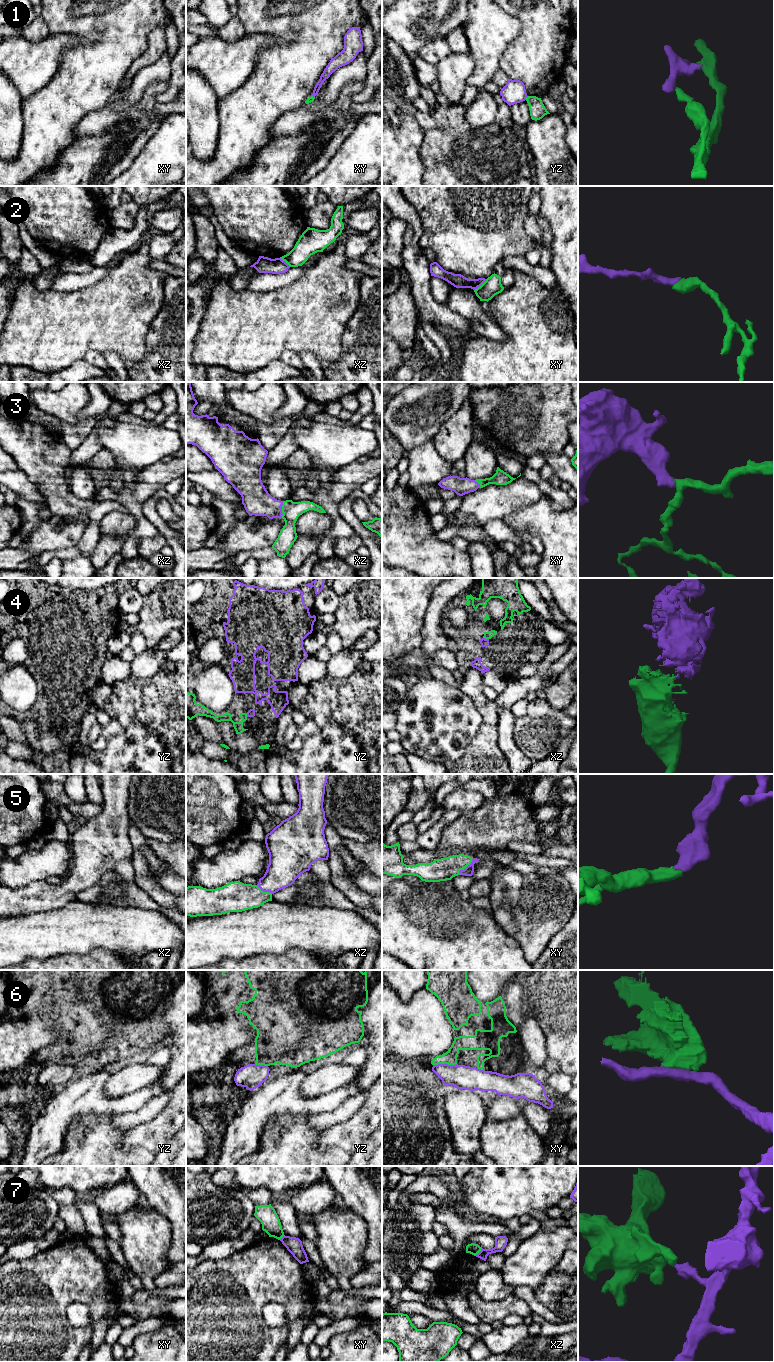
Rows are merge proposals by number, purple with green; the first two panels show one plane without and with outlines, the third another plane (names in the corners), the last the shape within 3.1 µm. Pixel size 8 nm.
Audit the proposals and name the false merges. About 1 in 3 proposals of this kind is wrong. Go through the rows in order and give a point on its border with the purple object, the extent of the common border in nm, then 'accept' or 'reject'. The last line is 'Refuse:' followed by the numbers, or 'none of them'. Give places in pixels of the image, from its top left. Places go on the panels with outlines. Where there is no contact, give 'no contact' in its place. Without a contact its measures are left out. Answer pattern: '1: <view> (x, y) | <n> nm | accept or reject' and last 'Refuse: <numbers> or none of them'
1: yz (526, 97) | 30 nm | reject
2: xy (480, 285) | 140 nm | reject
3: xz (281, 509) | 140 nm | accept
4: xz (486, 639) | 50 nm | accept
5: xy (466, 867) | 170 nm | accept
6: xy (444, 1064) | 190 nm | reject
7: xz (479, 1252) | 90 nm | reject
Refuse: 1, 2, 6, 7

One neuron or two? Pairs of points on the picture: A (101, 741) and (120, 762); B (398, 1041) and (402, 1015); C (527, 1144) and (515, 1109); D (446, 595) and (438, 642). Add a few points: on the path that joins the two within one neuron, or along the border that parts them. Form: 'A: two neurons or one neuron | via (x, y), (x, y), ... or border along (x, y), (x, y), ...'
A: two neurons | border along (123, 731), (112, 736), (103, 749), (94, 751)
B: one neuron | via (398, 1035), (399, 1021)
C: two neurons | border along (521, 1112), (510, 1118), (494, 1120)
D: one neuron | via (436, 607), (435, 630)

